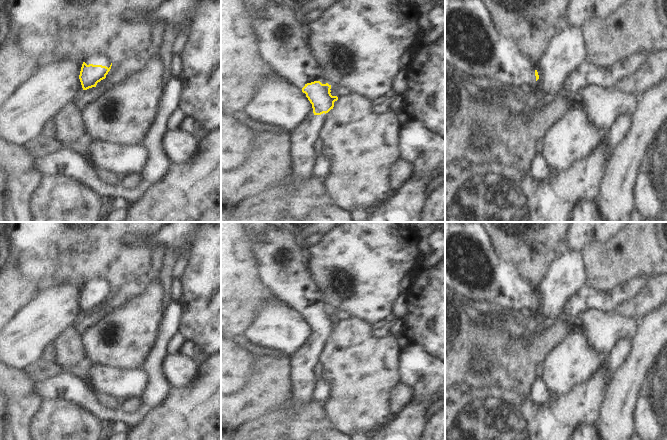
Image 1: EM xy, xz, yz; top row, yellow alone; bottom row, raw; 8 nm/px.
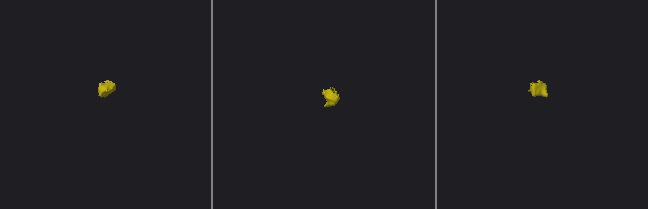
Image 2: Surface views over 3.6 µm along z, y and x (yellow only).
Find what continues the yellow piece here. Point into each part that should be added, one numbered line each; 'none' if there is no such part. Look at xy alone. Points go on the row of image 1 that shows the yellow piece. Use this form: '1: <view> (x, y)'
1: xy (98, 59)

